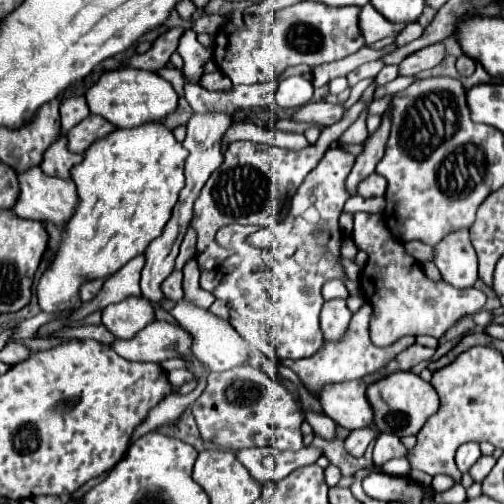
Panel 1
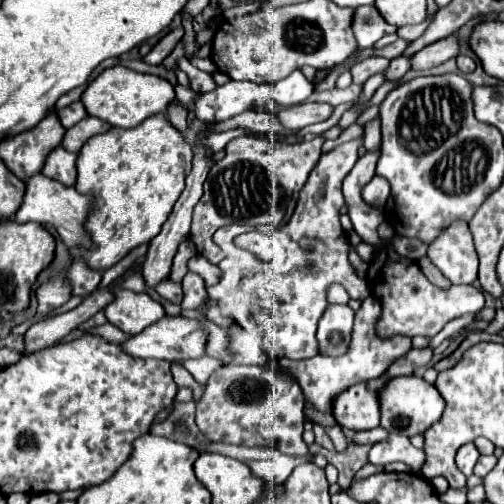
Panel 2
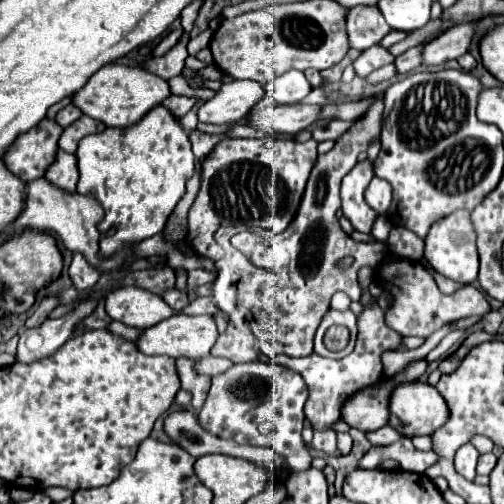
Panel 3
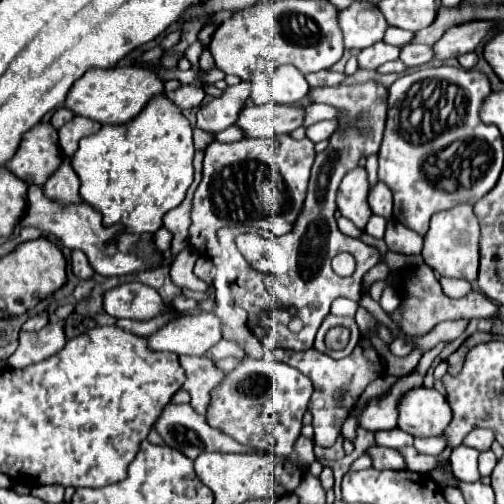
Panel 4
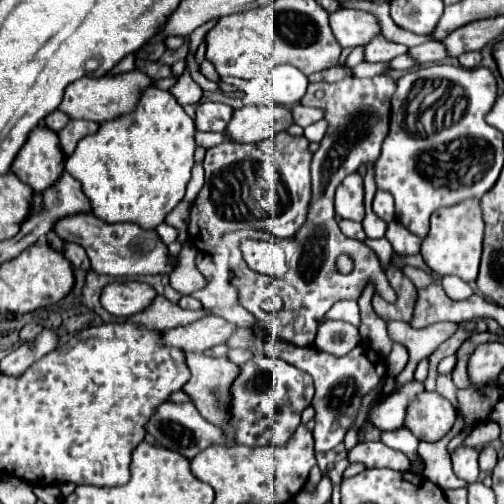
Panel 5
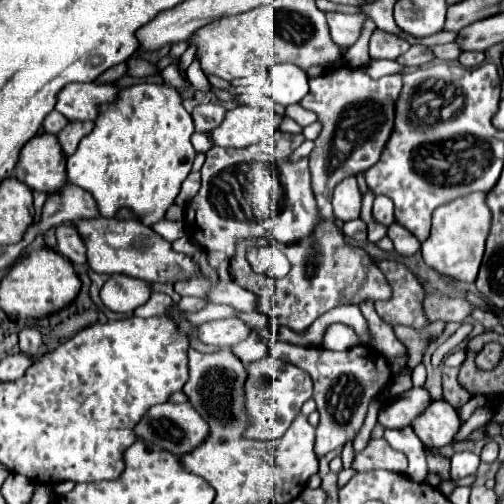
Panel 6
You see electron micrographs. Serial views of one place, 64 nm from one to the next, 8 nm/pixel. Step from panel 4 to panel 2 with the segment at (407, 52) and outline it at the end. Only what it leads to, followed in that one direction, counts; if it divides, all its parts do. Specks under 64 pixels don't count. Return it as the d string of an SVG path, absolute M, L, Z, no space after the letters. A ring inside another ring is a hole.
M398 56L398 58L394 58L392 64L390 64L388 70L386 70L386 78L388 78L388 80L398 80L398 78L402 78L402 76L410 70L410 58L412 58L412 56Z

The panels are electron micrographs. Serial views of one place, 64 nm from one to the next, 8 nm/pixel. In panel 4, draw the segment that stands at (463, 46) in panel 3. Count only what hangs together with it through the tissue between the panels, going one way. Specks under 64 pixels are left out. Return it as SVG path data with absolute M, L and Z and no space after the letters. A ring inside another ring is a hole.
M472 20L472 22L460 24L460 26L452 26L434 44L436 58L446 60L446 58L458 58L460 54L466 54L466 52L474 52L476 46L488 34L488 30L492 30L494 26L496 26L496 22L488 22L488 20Z

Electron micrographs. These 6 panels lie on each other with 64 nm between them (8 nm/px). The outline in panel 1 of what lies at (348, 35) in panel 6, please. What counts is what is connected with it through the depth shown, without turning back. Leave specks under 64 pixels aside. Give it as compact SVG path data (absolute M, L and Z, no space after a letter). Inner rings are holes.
M366 4L360 10L358 26L360 26L360 32L366 40L366 44L370 46L376 40L382 40L386 36L396 36L406 24L392 24L392 22L384 20L384 16L380 16L380 12L376 12L376 8L372 8L372 4Z

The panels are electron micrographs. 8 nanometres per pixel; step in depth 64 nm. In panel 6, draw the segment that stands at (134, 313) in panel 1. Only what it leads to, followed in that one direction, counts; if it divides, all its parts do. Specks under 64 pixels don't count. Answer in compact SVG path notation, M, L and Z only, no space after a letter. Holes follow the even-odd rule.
M112 274L104 284L100 298L106 308L114 312L130 314L150 298L150 286L138 278Z

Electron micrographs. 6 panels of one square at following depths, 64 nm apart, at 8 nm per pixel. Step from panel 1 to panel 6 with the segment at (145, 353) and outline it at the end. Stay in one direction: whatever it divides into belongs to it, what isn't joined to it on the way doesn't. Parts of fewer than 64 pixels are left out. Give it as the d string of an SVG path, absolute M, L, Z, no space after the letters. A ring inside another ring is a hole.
M226 318L226 320L212 320L198 326L198 338L204 344L214 344L220 348L232 348L234 344L246 340L252 328L240 318Z

